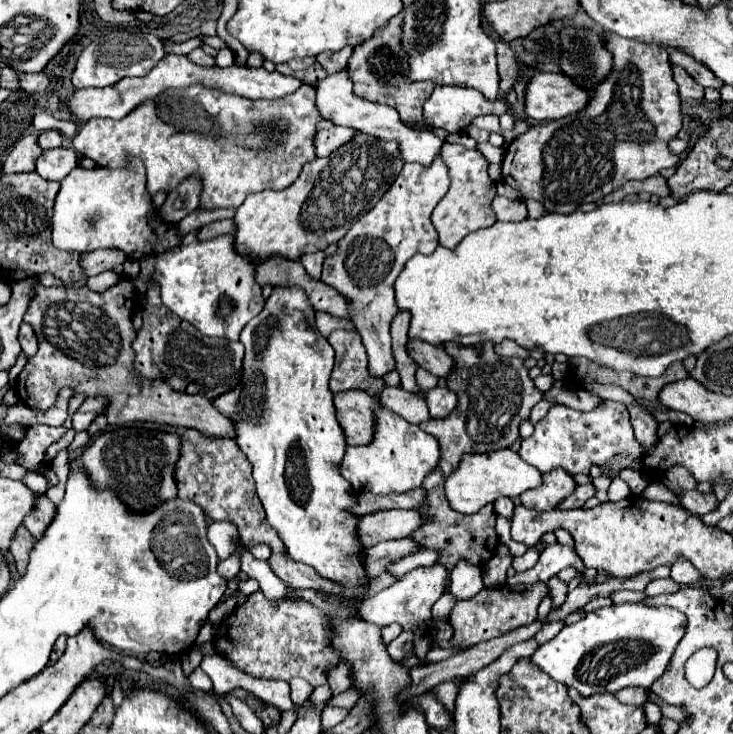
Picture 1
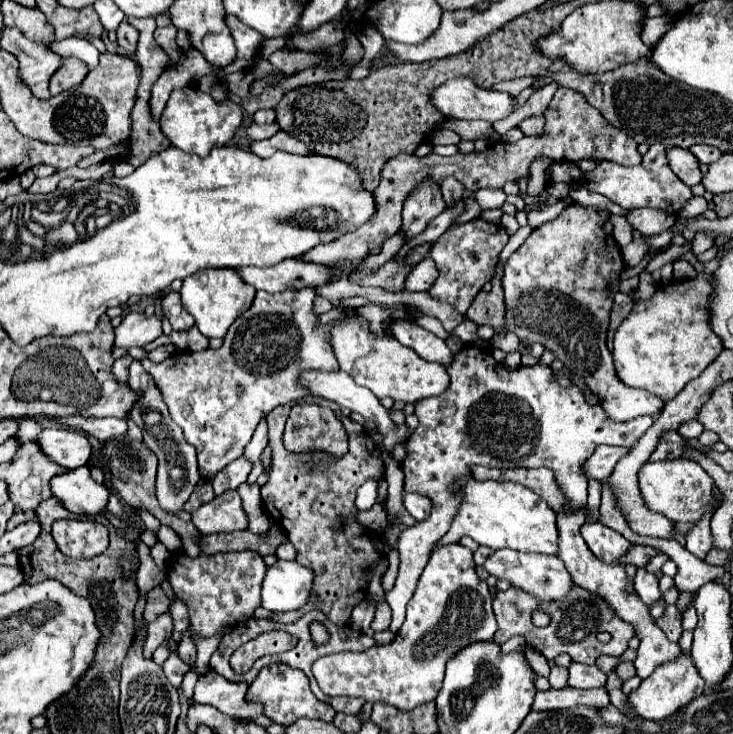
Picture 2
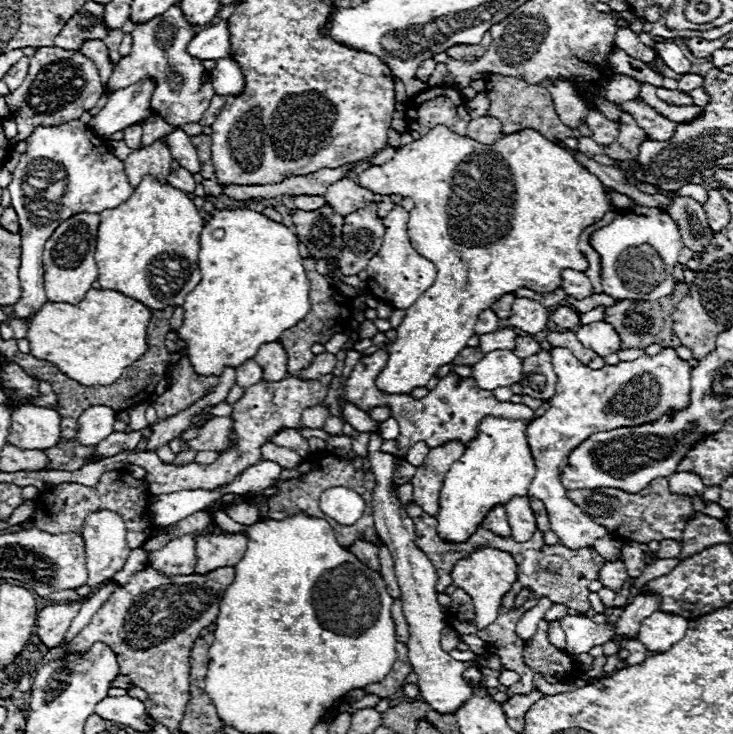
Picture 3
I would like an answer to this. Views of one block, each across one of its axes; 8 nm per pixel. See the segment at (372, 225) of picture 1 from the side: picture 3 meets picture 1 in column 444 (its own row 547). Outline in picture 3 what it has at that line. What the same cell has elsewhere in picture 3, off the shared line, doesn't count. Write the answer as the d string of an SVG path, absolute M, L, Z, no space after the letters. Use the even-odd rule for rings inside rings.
M182 536L180 540L172 540L164 550L148 554L148 566L156 568L162 574L192 574L194 572L194 544L192 536Z

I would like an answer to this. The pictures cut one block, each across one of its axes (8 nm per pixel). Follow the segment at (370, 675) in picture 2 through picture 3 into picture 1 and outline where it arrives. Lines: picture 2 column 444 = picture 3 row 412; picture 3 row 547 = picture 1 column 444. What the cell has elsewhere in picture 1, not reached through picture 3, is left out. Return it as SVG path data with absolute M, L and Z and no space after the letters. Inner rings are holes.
M442 564L418 566L412 572L404 574L390 588L386 588L380 594L360 602L358 608L356 608L356 614L360 614L364 620L374 622L378 626L386 626L386 624L398 622L406 630L416 630L416 628L428 624L428 618L432 618L432 606L444 594L444 586L446 584L448 584L448 570Z

